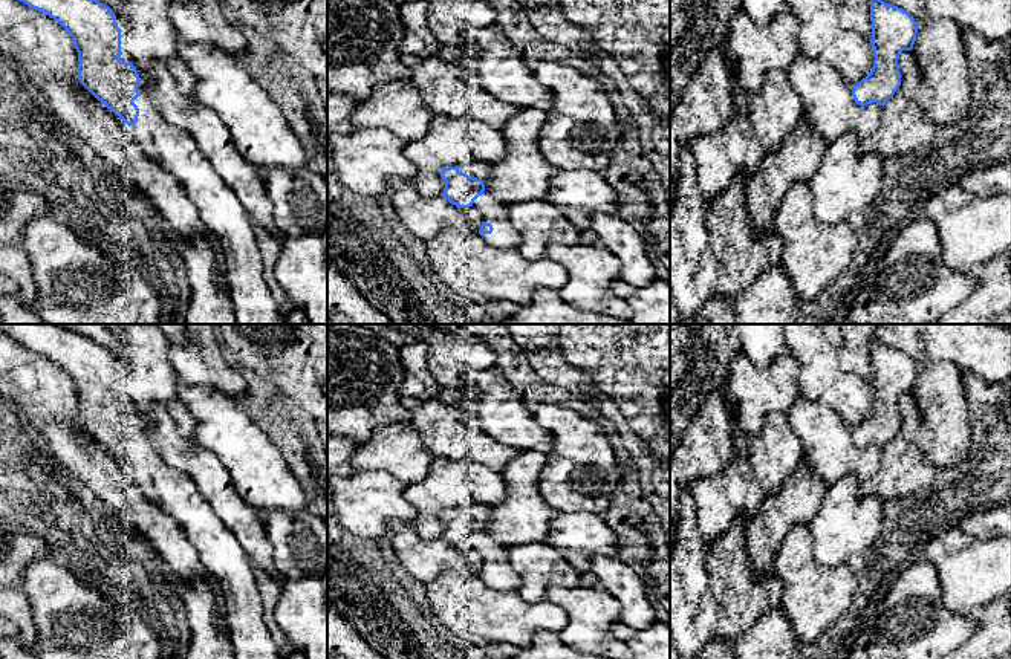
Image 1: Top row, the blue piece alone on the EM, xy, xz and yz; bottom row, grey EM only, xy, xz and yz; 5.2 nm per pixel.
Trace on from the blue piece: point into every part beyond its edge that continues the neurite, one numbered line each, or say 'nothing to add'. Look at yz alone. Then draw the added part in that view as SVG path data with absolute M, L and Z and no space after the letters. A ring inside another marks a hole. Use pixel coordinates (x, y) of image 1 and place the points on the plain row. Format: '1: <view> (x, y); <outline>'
nothing to add

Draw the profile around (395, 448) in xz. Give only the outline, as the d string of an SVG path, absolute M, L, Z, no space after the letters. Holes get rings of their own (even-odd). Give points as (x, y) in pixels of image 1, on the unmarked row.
M395 422L375 428L370 439L353 453L350 466L353 471L385 471L407 485L427 476L433 457L410 422Z

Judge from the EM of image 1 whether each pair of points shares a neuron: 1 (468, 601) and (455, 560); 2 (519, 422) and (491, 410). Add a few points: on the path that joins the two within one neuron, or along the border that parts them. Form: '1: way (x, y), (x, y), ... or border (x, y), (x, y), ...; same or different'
1: border (477, 572), (444, 571), (425, 586); different
2: way (513, 422), (497, 410); same

